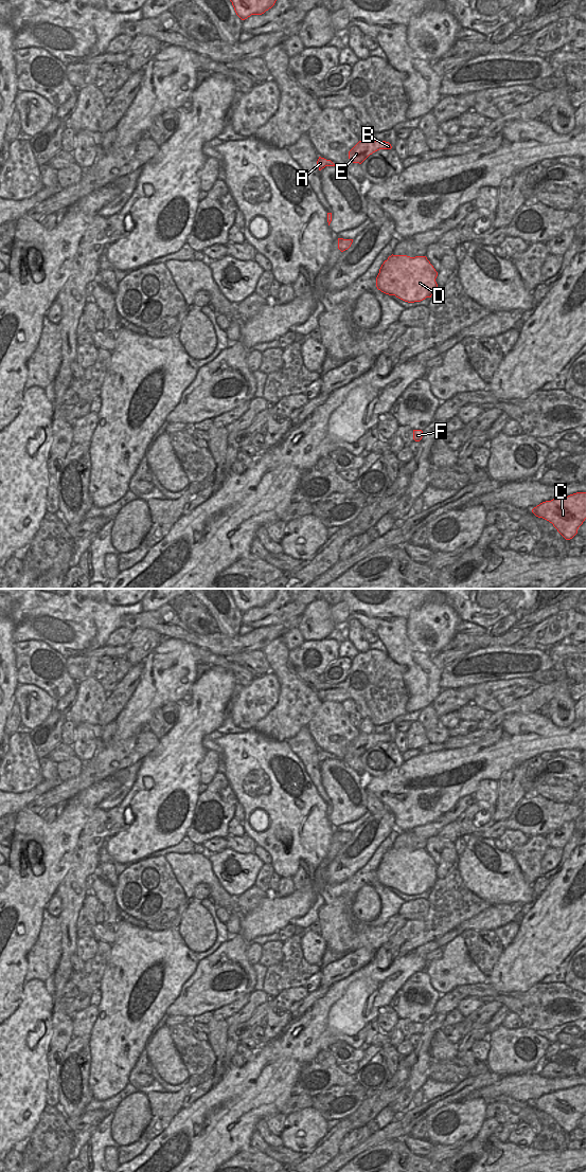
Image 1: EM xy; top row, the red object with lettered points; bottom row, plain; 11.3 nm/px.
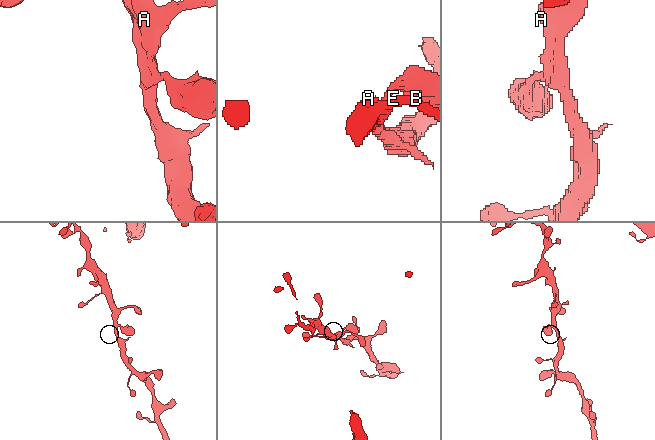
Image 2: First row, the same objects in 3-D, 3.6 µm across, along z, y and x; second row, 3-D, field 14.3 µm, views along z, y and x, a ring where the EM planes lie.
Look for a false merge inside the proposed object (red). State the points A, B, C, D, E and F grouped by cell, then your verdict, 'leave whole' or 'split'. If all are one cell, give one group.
groups A B C D E F; leave whole

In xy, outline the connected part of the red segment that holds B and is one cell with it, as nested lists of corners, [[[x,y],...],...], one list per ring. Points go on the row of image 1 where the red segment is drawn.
[[[371,140],[359,141],[350,151],[349,159],[353,163],[361,164],[370,155],[379,150],[379,149],[391,149],[392,146],[389,142],[386,141],[375,141]]]

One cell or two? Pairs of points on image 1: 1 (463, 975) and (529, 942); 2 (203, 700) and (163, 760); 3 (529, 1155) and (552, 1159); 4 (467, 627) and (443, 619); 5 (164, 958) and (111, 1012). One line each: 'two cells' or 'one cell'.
1: two cells
2: one cell
3: one cell
4: two cells
5: one cell

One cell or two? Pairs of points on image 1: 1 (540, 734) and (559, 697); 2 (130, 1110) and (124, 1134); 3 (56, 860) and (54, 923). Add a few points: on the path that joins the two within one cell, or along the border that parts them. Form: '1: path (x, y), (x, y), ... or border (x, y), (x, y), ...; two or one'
1: border (549, 718), (558, 726), (569, 726), (573, 722); two
2: path (130, 1116), (126, 1128); one
3: border (45, 907), (41, 927), (36, 940); two

